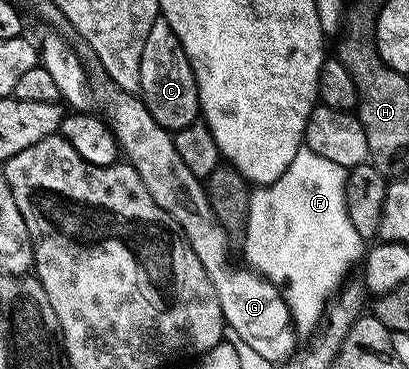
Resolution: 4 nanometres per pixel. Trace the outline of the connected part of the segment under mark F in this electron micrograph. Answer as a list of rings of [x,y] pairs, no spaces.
[[[302,149],[295,153],[295,161],[291,161],[279,181],[254,186],[249,192],[249,212],[243,236],[248,266],[280,289],[283,301],[287,301],[293,315],[293,326],[301,337],[312,336],[318,330],[330,300],[346,282],[349,266],[363,255],[363,241],[359,233],[355,233],[351,217],[347,217],[346,174],[343,165],[335,165],[335,161],[327,161],[327,157],[321,157],[319,153]]]

